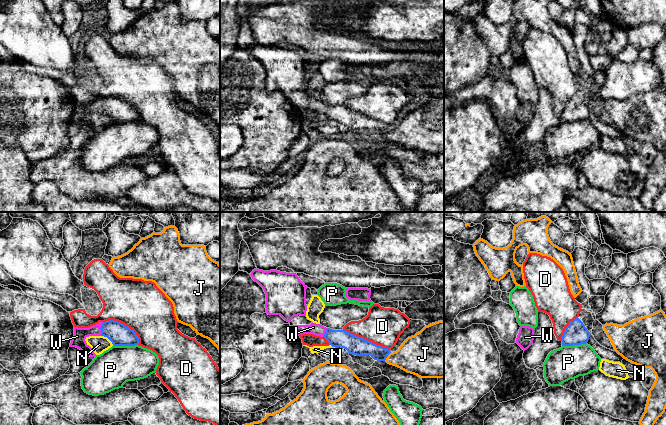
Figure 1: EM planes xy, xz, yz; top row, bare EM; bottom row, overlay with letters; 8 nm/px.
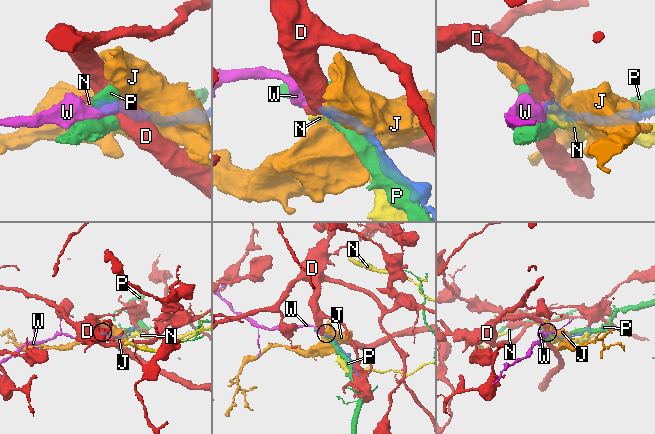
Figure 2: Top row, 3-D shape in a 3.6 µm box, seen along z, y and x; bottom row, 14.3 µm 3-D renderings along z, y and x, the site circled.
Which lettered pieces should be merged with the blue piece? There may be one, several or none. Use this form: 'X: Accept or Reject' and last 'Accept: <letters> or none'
D: Reject
J: Reject
N: Reject
P: Reject
W: Accept
Accept: W

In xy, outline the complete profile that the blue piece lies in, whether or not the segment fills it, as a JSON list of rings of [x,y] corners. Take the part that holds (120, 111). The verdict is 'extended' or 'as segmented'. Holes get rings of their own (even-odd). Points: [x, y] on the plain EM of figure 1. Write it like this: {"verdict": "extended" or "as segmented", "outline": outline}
{"verdict": "extended", "outline": [[[109,96],[99,98],[89,104],[74,103],[74,112],[70,123],[76,123],[87,132],[95,133],[96,130],[85,117],[89,112],[107,113],[114,122],[135,122],[139,120],[139,114],[132,105],[118,97]]]}

